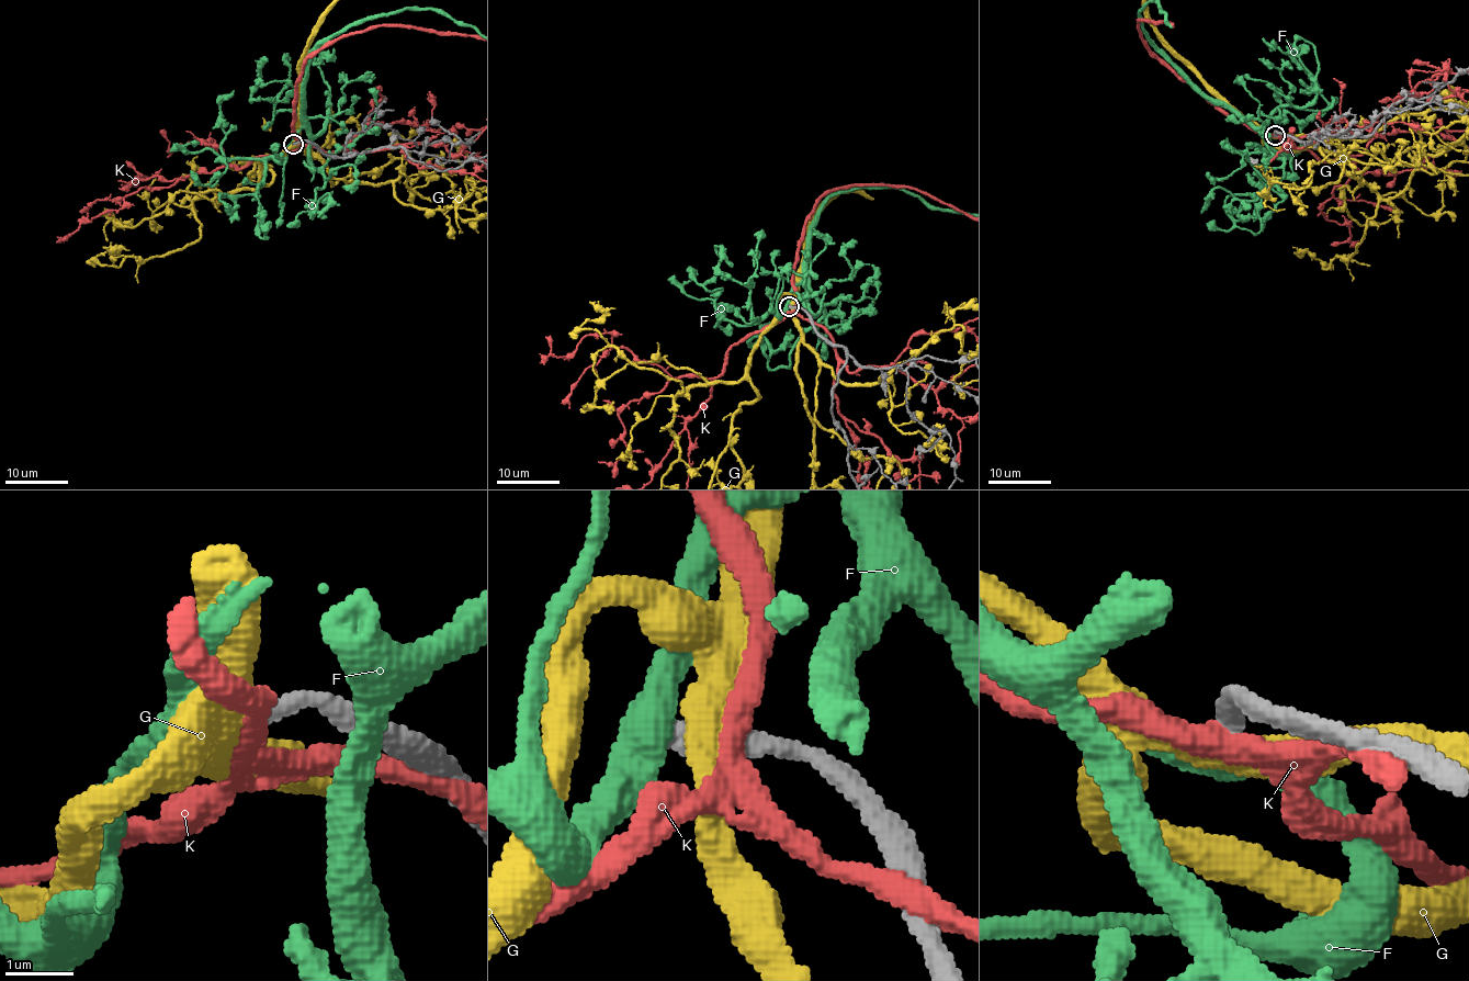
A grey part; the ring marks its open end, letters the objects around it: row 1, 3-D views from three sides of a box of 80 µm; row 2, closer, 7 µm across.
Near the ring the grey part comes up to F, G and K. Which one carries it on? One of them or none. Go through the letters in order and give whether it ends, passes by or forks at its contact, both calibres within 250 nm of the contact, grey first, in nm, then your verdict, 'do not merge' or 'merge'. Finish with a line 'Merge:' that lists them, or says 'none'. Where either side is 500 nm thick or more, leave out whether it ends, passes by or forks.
F: it passes by | 280/440 nm | do not merge
G: it passes by | 320/440 nm | do not merge
K: it passes by | 360/400 nm | do not merge
Merge: none

